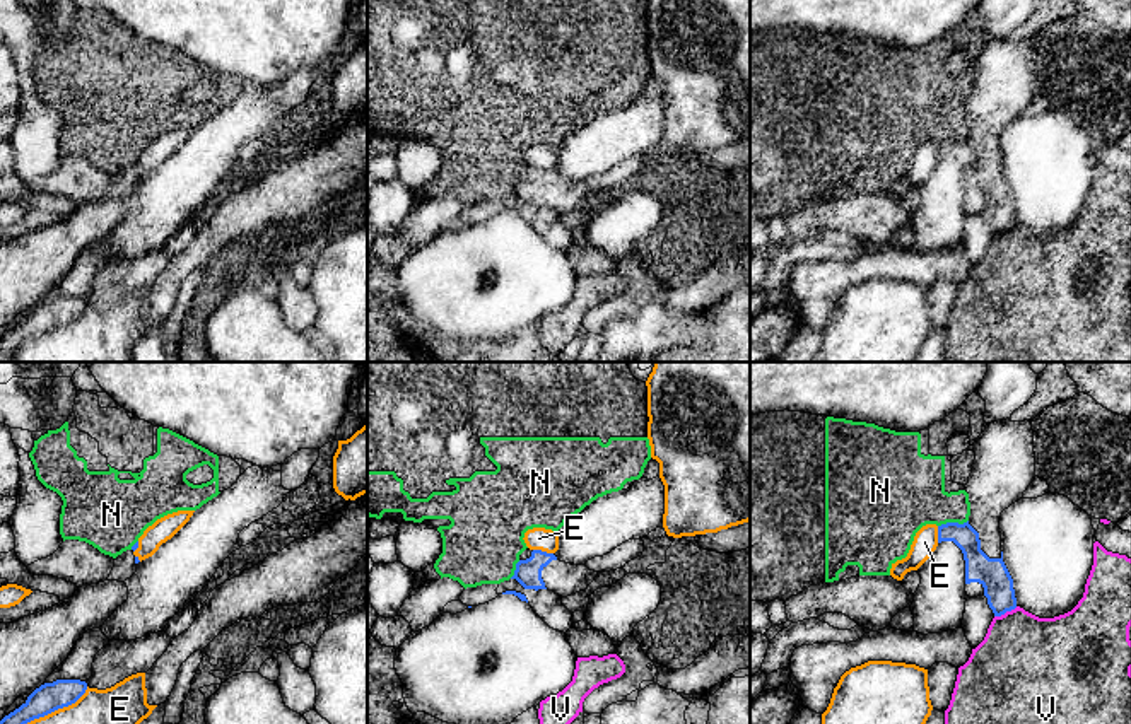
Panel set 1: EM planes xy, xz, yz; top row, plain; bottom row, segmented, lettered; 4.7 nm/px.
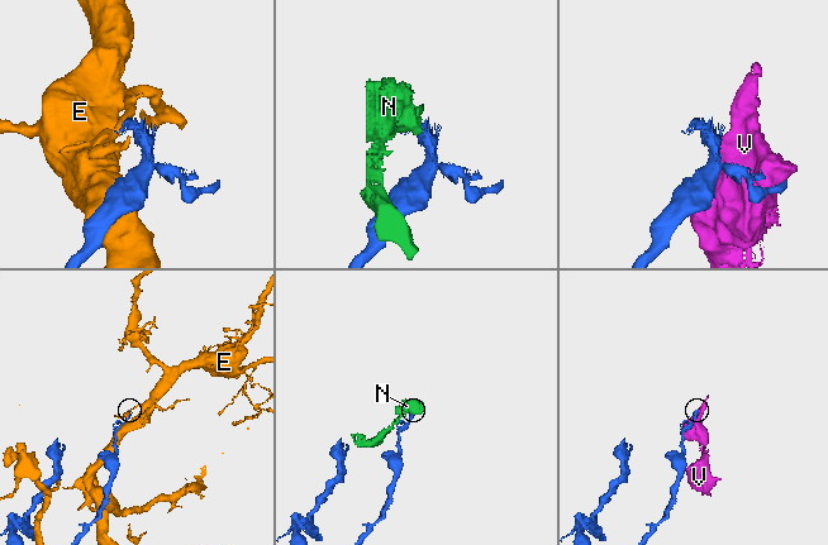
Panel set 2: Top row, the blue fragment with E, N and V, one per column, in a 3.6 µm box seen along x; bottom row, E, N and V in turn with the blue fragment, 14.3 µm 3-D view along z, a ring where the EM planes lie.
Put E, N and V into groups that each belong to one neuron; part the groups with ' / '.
E / N / V

